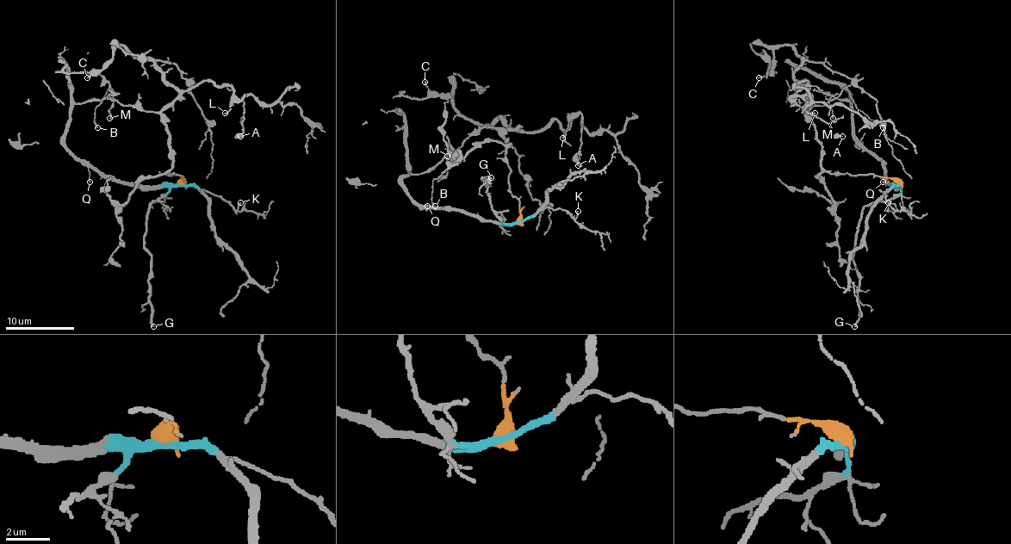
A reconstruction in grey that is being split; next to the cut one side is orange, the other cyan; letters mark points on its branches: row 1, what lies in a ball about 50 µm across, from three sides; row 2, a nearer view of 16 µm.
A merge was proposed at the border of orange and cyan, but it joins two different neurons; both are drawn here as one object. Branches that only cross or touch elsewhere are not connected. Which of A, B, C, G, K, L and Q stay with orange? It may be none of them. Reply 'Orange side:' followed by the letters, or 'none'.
Orange side: A, B, C, L

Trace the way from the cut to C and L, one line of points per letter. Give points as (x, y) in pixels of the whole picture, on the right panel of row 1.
C: (900, 184), (825, 170), (806, 92), (794, 78), (801, 58), (790, 46), (777, 47), (773, 68), (758, 77)
L: (900, 184), (872, 174), (828, 174), (803, 80), (797, 104), (815, 113)

